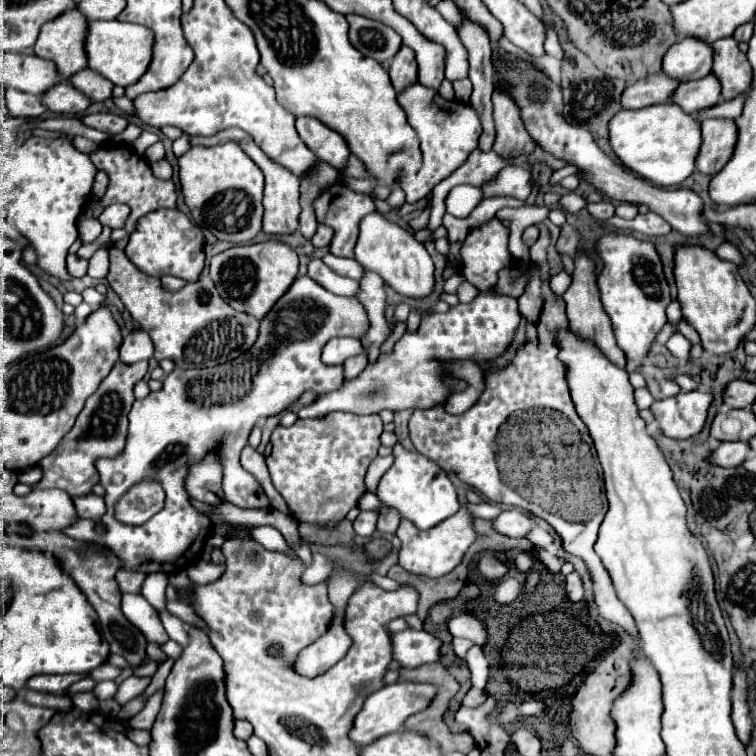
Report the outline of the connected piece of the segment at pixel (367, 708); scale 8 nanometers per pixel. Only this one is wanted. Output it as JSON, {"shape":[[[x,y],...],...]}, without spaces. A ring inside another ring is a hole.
{"shape":[[[407,680],[405,682],[389,684],[389,686],[381,688],[379,692],[373,692],[365,700],[365,706],[357,714],[355,726],[353,726],[353,730],[351,730],[349,736],[357,744],[367,746],[367,744],[375,742],[381,736],[387,736],[391,732],[397,732],[411,714],[421,712],[423,708],[427,708],[435,696],[437,696],[437,686],[433,686],[433,684],[419,684],[419,682],[407,682]]]}

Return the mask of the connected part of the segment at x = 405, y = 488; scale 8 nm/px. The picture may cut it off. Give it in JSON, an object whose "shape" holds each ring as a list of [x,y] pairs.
{"shape":[[[400,443],[393,447],[393,454],[395,462],[383,474],[377,488],[377,496],[387,506],[397,506],[401,518],[411,520],[419,530],[429,530],[459,510],[455,486],[447,478],[447,472],[433,464],[433,460],[427,460],[427,456],[421,456],[419,452],[405,450]]]}

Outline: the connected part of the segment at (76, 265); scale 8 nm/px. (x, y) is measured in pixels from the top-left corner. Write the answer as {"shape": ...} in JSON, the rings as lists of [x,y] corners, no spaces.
{"shape":[[[69,254],[67,256],[67,272],[73,276],[73,278],[83,278],[87,274],[87,268],[89,268],[89,262],[79,258],[77,254]]]}

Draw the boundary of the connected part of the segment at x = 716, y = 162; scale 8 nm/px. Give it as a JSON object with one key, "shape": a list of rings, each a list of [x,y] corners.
{"shape":[[[703,120],[703,144],[697,158],[697,170],[715,176],[733,156],[737,144],[735,120]]]}

